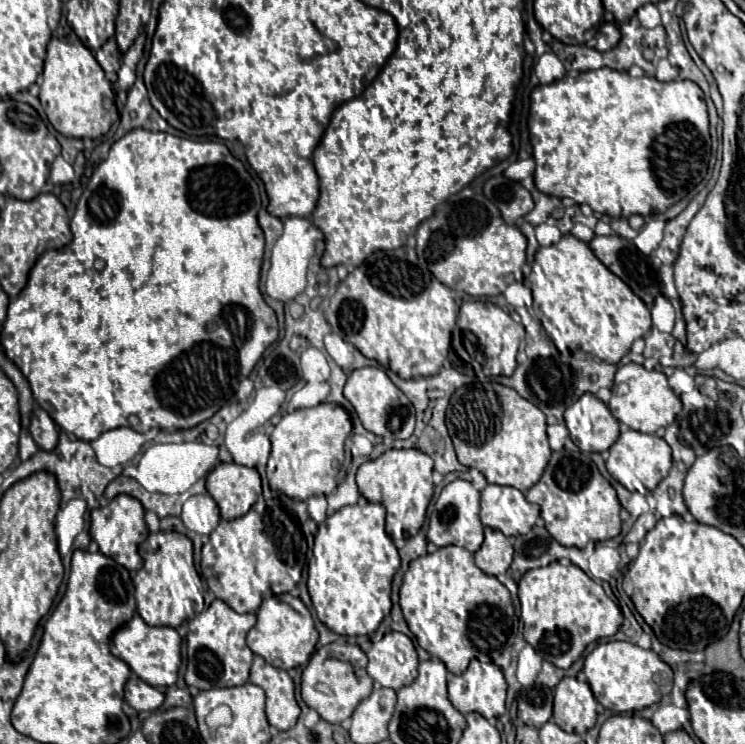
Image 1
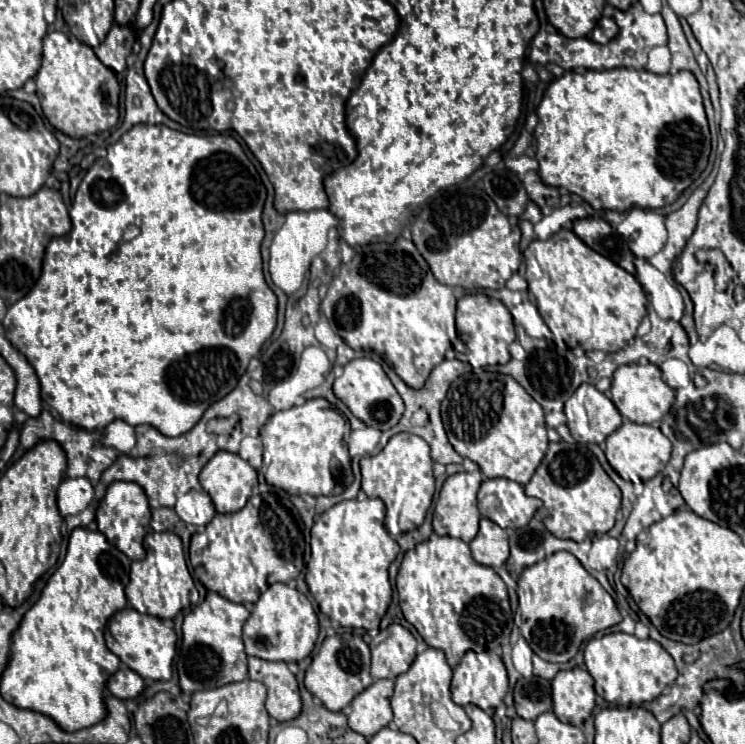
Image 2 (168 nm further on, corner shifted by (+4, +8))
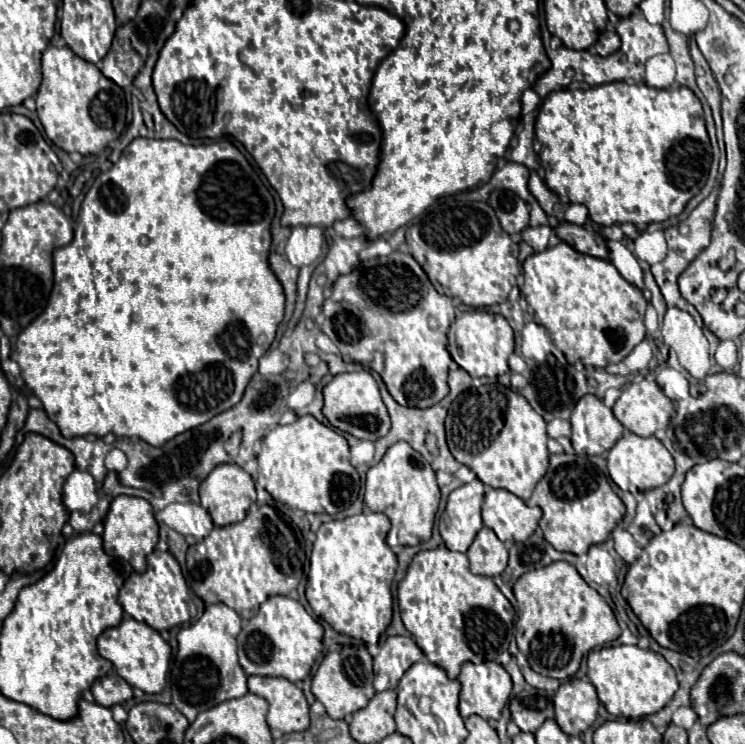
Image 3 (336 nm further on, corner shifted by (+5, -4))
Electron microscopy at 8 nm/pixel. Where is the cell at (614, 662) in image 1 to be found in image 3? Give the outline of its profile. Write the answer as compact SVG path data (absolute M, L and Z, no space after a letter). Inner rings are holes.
M638 646L596 648L588 654L588 678L598 690L600 702L614 716L639 720L662 710L678 690L674 668L662 654Z

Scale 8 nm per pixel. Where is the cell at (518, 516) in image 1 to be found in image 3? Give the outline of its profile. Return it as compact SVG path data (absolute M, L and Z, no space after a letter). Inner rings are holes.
M488 488L482 504L482 520L488 528L496 532L502 542L524 542L528 536L534 534L540 518L540 508L526 506L518 496L508 490Z

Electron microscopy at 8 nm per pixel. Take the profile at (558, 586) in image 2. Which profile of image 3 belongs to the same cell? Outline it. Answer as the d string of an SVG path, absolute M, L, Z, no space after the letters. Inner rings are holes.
M568 562L526 572L516 580L514 596L518 602L516 642L536 674L568 680L586 652L616 640L622 632L608 602Z

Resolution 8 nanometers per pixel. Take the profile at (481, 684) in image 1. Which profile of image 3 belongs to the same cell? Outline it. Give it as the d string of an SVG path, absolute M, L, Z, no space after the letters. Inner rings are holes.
M498 662L462 664L458 680L462 684L460 692L462 718L468 718L472 714L478 714L486 720L500 718L502 708L510 700L512 680L510 674Z

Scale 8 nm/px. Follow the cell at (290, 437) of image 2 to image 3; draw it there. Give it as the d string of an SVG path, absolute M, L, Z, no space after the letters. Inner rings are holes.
M300 416L294 424L276 426L262 440L258 454L260 474L266 478L268 494L278 502L316 514L336 514L358 498L360 476L350 464L348 442L336 430L320 424L314 416Z

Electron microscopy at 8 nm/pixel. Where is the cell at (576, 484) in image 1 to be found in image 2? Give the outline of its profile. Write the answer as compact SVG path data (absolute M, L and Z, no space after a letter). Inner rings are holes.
M551 442L545 458L525 486L527 496L543 502L543 524L557 538L583 542L591 532L609 532L615 526L615 514L621 506L621 490L601 468L595 454L581 444Z

